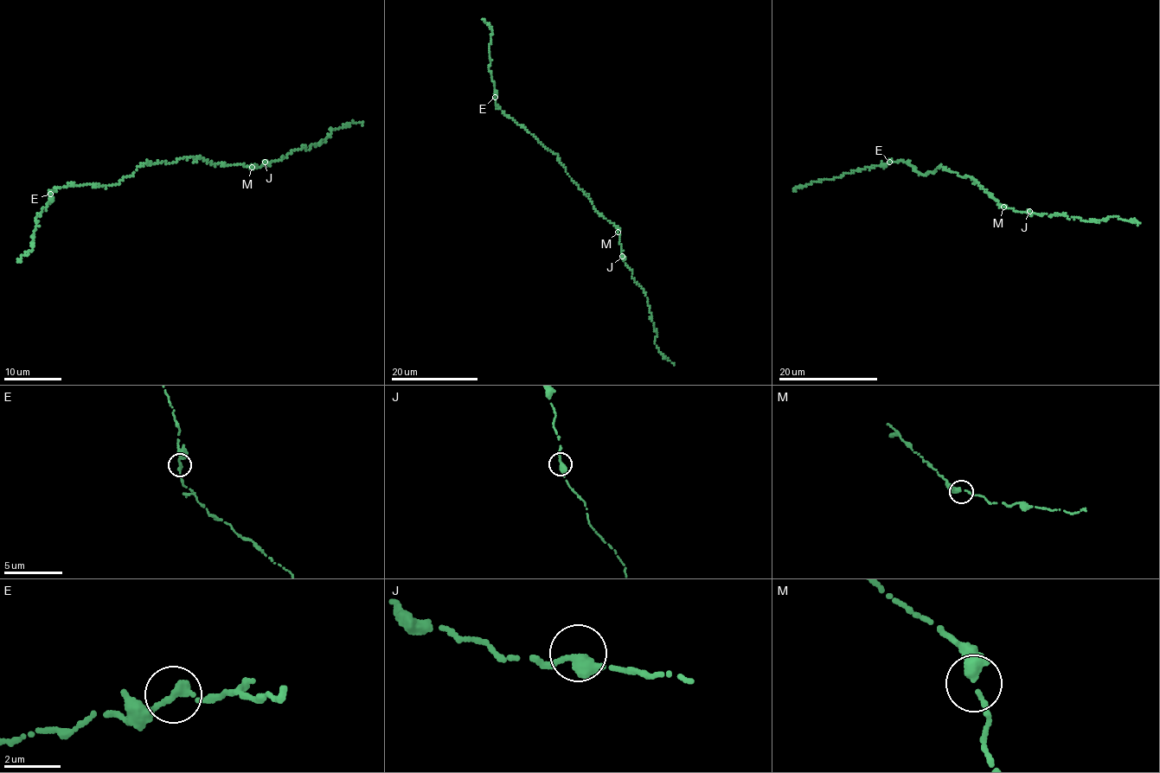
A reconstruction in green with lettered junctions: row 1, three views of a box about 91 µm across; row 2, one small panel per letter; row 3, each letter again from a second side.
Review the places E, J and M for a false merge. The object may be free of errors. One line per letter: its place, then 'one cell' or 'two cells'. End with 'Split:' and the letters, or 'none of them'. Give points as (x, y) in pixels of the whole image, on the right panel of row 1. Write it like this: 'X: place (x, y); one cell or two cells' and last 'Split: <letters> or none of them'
E: place (889, 162); one cell
J: place (1029, 211); one cell
M: place (1003, 207); one cell
Split: none of them

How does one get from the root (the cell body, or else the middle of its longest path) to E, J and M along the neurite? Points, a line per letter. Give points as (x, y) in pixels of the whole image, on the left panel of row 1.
E: (182, 157), (169, 164), (144, 162), (112, 186), (73, 185), (55, 189), (50, 194)
J: (182, 157), (195, 156), (215, 164), (250, 167), (263, 165), (265, 162)
M: (182, 157), (195, 156), (215, 164), (252, 167)

